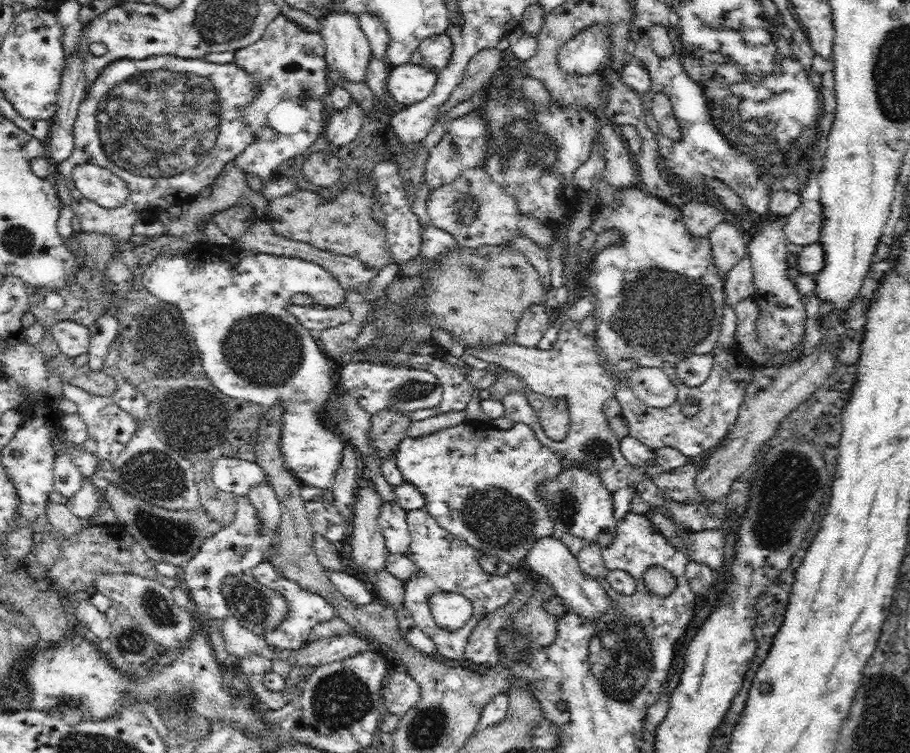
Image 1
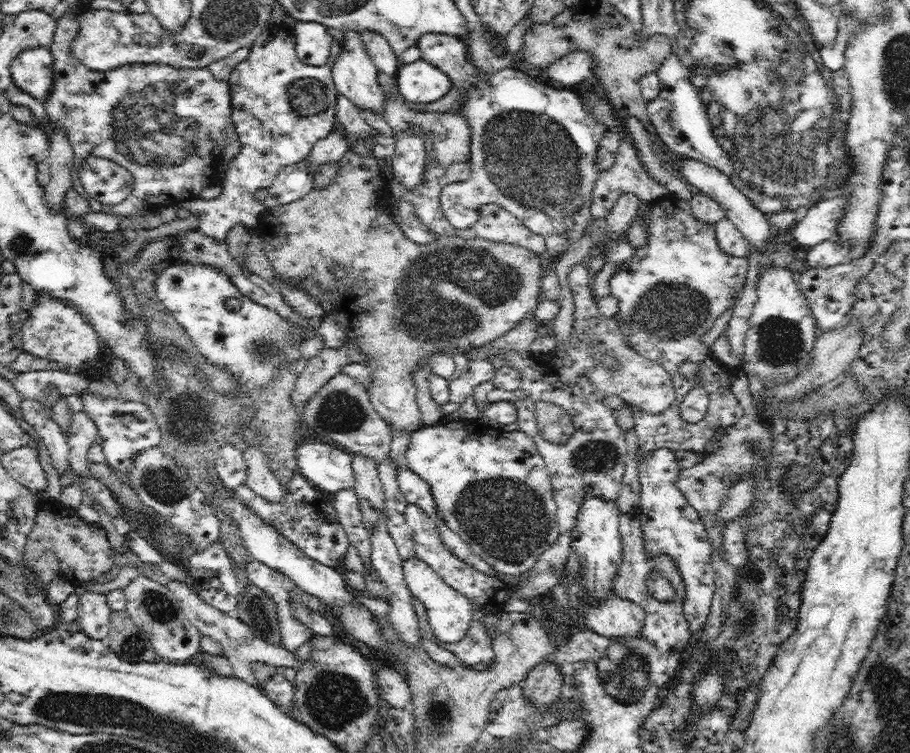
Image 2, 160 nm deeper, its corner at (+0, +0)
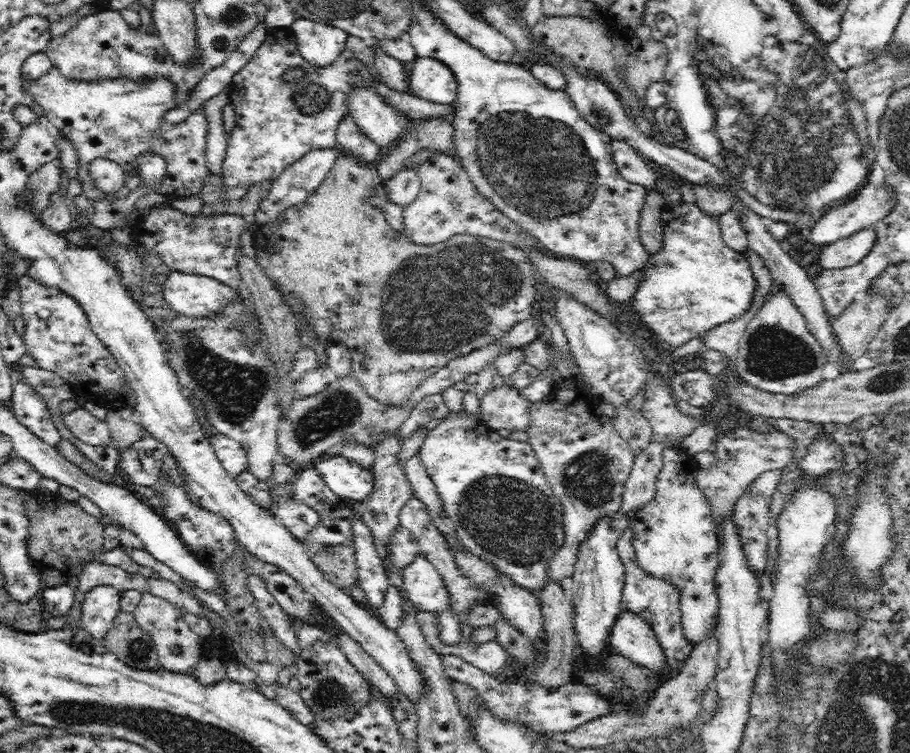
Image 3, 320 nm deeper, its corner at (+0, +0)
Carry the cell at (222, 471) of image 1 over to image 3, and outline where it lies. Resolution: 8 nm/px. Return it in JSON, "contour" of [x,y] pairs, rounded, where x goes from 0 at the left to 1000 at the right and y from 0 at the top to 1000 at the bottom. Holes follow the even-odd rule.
{"contour":[[[238,575],[233,583],[237,607],[251,631],[258,636],[271,624],[271,604],[264,588],[246,576]]]}

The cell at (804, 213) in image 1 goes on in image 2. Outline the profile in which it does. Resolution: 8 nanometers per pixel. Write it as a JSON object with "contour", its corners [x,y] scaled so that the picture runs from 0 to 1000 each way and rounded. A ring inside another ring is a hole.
{"contour":[[[930,260],[902,264],[901,268],[897,268],[897,274],[889,275],[885,290],[870,301],[875,321],[892,328],[904,319],[919,320],[921,315],[919,303],[927,287],[930,266],[932,266]]]}

